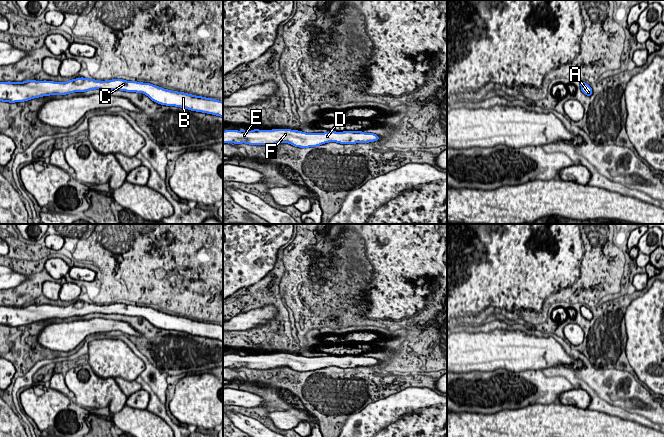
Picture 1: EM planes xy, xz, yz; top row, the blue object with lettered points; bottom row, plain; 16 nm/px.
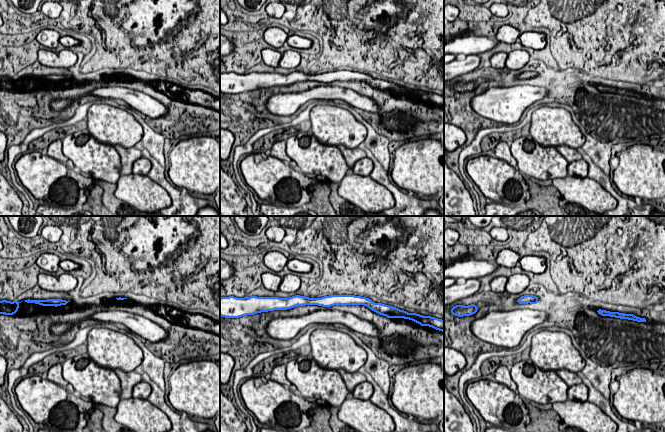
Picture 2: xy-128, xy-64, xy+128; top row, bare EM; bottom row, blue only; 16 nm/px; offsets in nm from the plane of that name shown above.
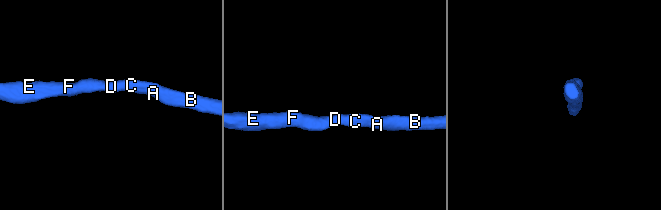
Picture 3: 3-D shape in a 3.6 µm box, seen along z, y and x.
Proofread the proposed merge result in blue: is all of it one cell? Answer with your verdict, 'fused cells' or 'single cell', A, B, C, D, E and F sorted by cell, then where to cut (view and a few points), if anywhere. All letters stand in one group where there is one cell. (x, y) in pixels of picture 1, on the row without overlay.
single cell; groups A B C D E F; cut none

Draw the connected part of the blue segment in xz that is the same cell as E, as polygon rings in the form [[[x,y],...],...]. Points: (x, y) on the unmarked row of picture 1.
[[[273,353],[252,355],[223,355],[223,367],[234,368],[246,367],[249,369],[273,369],[277,367],[289,367],[295,371],[317,371],[328,366],[341,368],[368,367],[377,365],[380,361],[374,357],[362,355],[328,355],[325,357],[305,357],[290,353]]]

